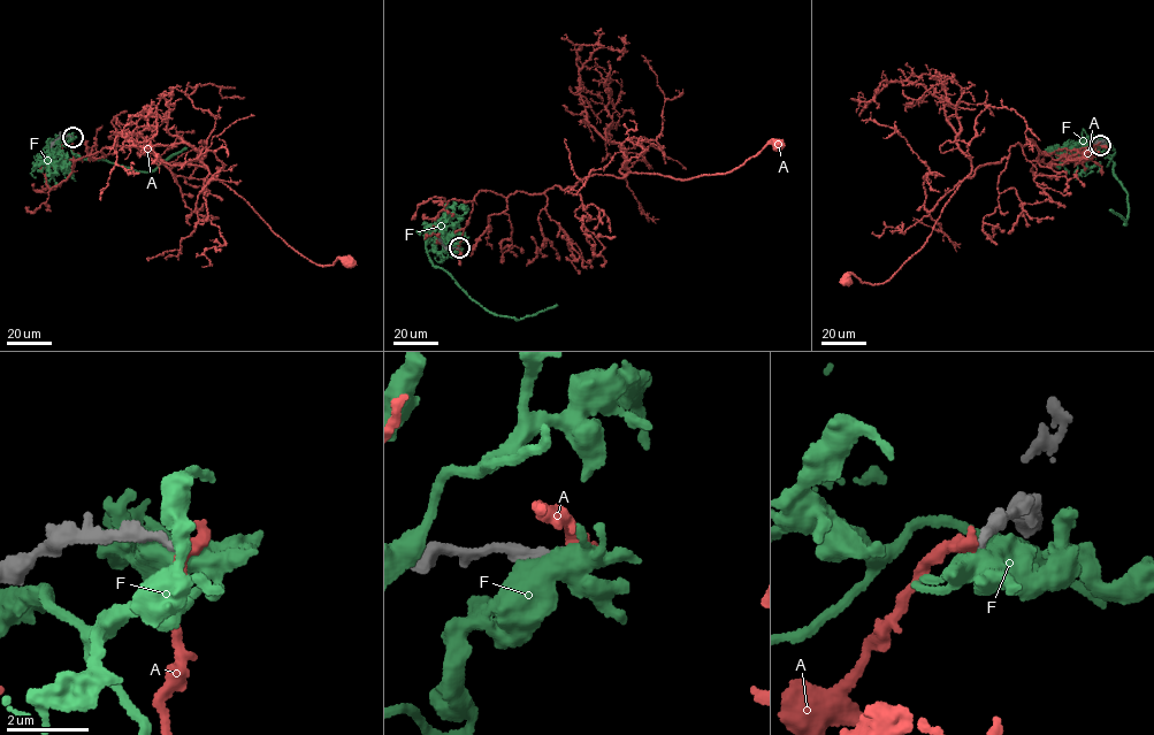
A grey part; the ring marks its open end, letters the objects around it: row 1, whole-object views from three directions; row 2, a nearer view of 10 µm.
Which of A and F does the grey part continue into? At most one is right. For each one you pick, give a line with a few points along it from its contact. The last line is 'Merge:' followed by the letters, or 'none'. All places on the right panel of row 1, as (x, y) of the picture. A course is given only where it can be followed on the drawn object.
Merge: none

